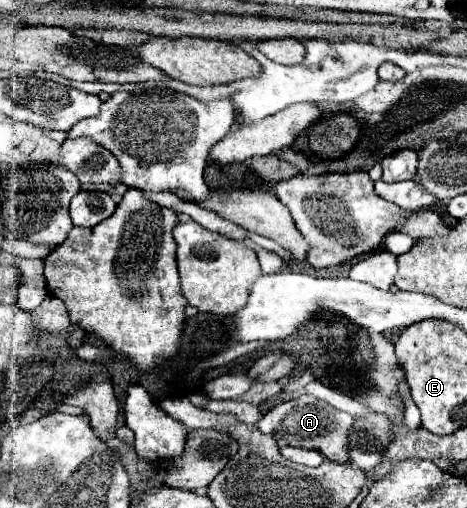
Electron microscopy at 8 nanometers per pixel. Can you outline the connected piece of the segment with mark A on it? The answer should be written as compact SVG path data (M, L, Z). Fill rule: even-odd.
M302 395L298 399L286 401L270 409L266 415L260 417L260 421L254 425L260 433L272 435L276 441L286 443L290 447L300 449L312 449L322 453L328 461L334 463L352 463L350 461L350 431L354 425L354 417L350 413L334 409L330 403L316 399L312 395ZM336 419L342 419L342 423L336 423Z

